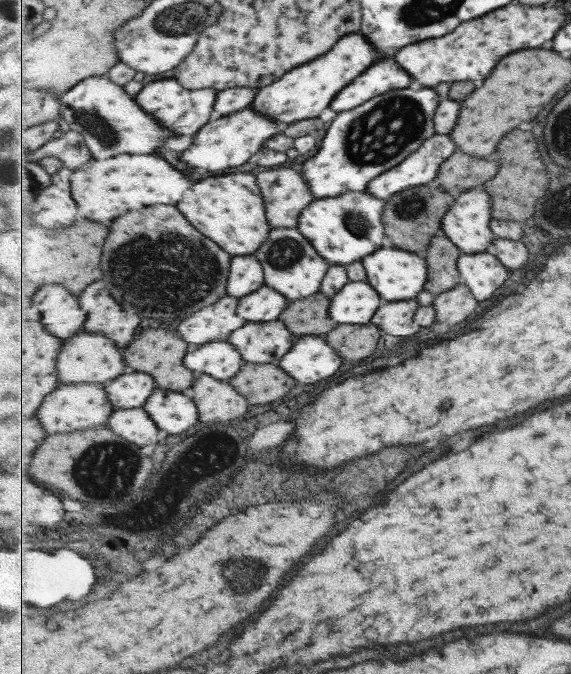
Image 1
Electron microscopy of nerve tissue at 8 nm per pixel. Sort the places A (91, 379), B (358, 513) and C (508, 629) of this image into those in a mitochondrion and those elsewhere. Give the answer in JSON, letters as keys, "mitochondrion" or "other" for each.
{"A":"other","B":"other","C":"other"}

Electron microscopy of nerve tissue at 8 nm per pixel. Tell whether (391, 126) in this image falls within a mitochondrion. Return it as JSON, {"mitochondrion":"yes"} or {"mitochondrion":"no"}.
{"mitochondrion":"yes"}

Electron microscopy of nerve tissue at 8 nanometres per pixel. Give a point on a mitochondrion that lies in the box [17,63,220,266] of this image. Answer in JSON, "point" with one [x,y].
{"point":[105,132]}

